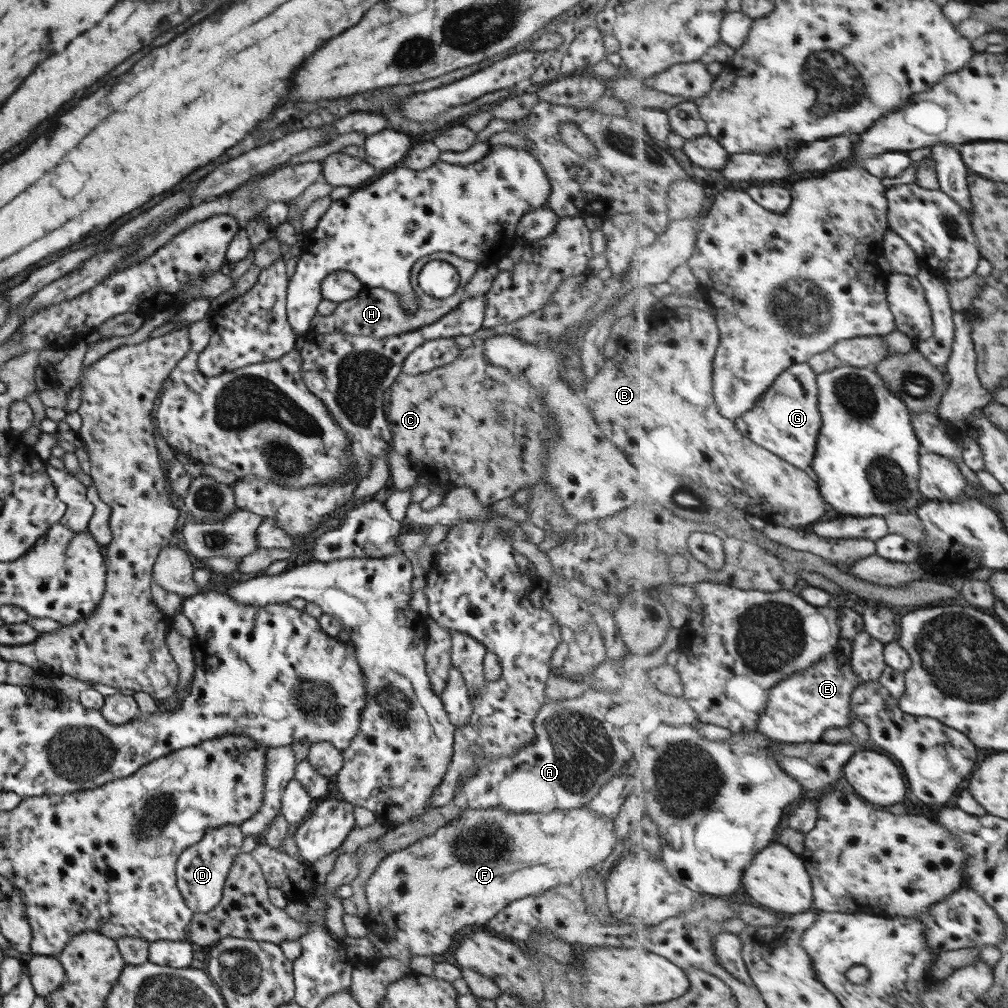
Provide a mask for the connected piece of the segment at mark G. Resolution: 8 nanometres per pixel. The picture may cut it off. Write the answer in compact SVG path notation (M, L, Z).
M808 362L794 364L758 400L758 404L736 420L736 425L747 438L759 446L783 457L787 462L814 473L814 460L823 428L819 404L818 373Z

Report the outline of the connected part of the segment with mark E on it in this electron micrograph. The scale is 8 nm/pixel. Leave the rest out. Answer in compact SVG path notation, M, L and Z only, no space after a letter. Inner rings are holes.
M838 648L810 669L795 673L771 690L758 730L779 743L818 743L829 728L851 728L851 702L855 690L863 683L855 674L849 655Z

